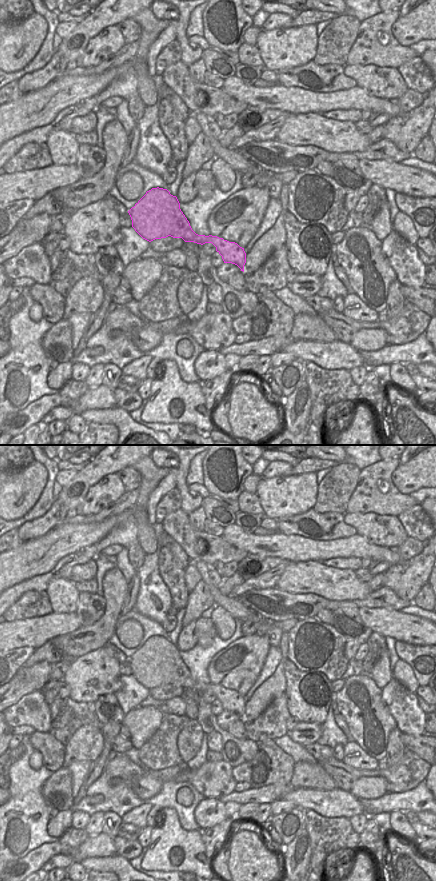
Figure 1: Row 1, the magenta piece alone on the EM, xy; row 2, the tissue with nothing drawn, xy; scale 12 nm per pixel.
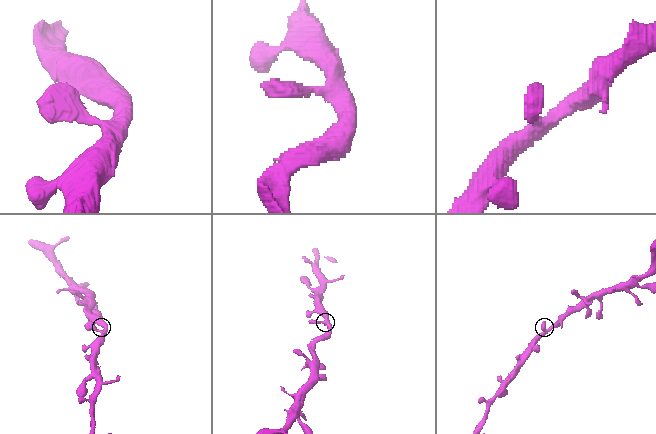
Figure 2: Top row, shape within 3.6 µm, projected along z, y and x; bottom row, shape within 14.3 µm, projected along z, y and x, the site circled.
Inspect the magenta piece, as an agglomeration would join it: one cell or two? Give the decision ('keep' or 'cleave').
keep

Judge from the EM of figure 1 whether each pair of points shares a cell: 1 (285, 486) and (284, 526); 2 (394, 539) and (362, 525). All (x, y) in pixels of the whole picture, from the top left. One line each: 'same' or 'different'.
1: different
2: same

